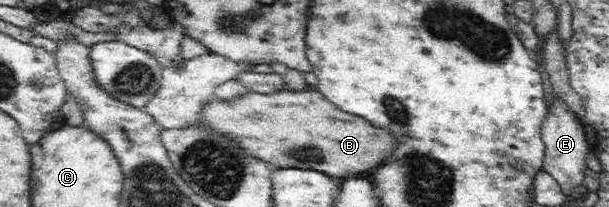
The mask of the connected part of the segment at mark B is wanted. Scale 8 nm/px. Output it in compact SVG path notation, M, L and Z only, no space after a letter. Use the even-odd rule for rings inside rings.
M316 87L302 92L288 90L276 91L270 94L262 94L256 91L248 91L244 96L232 98L227 102L214 98L206 102L202 117L194 124L210 125L214 131L224 132L236 142L240 142L242 148L246 148L252 156L258 156L270 164L276 164L275 168L301 167L302 170L317 170L335 178L338 182L348 176L360 176L370 168L379 168L384 160L396 150L398 140L390 128L376 128L366 118L348 114L340 108L336 108L332 102L328 102Z

